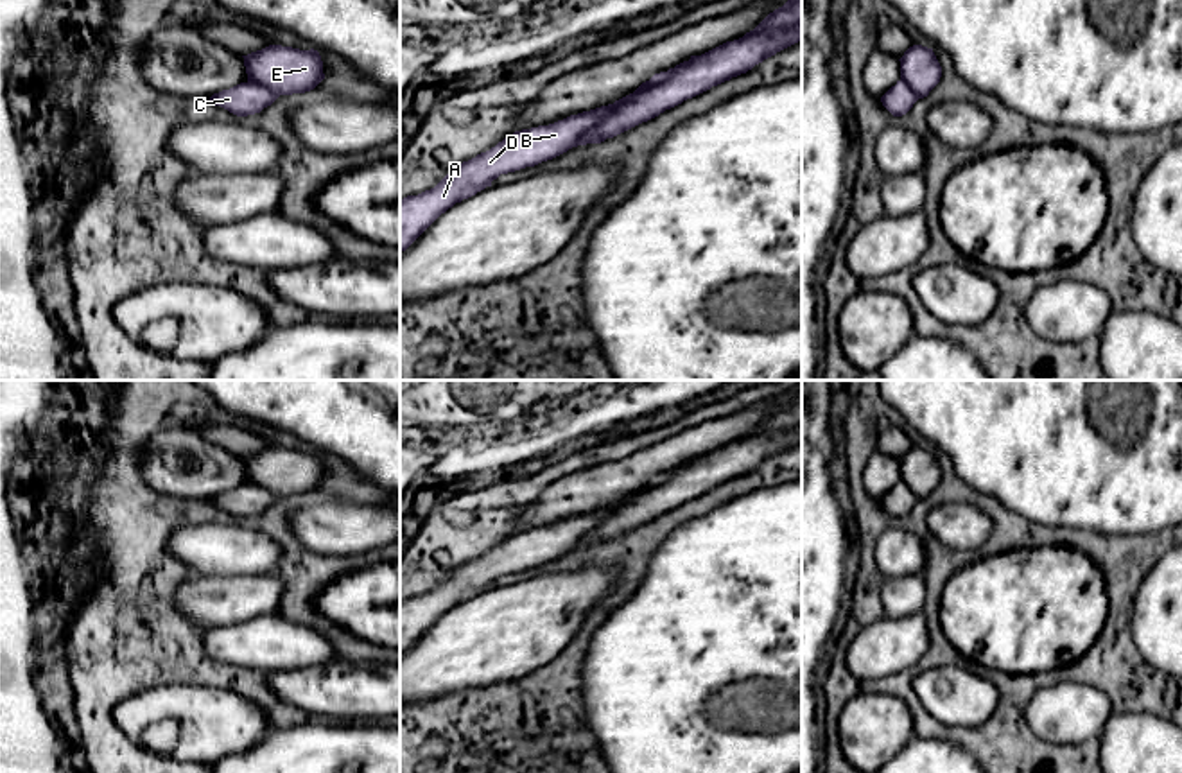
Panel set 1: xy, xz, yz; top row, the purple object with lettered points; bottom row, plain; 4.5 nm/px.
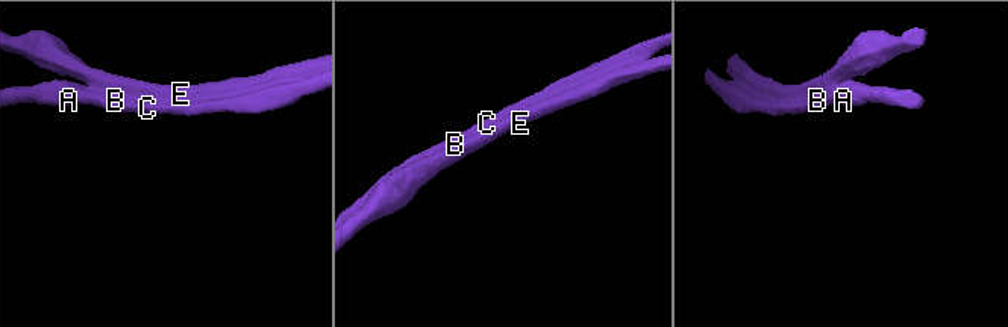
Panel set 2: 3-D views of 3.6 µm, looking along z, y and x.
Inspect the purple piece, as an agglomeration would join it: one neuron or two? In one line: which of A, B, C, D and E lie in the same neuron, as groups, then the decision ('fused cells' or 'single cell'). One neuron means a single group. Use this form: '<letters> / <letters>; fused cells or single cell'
A B C D / E; fused cells

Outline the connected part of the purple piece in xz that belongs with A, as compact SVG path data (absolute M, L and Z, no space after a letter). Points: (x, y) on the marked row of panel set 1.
M674 68L667 72L655 74L649 81L642 83L633 93L615 100L613 104L601 106L590 111L570 115L549 126L538 126L531 129L515 131L511 136L499 142L486 152L463 161L452 172L448 172L434 188L425 190L418 195L407 195L400 201L400 253L405 251L441 213L452 208L456 203L475 195L477 192L491 187L491 181L500 174L515 172L526 167L535 167L542 161L552 160L569 149L572 149L578 140L590 129L594 129L606 115L615 108L630 100L635 93L664 83L671 77Z

